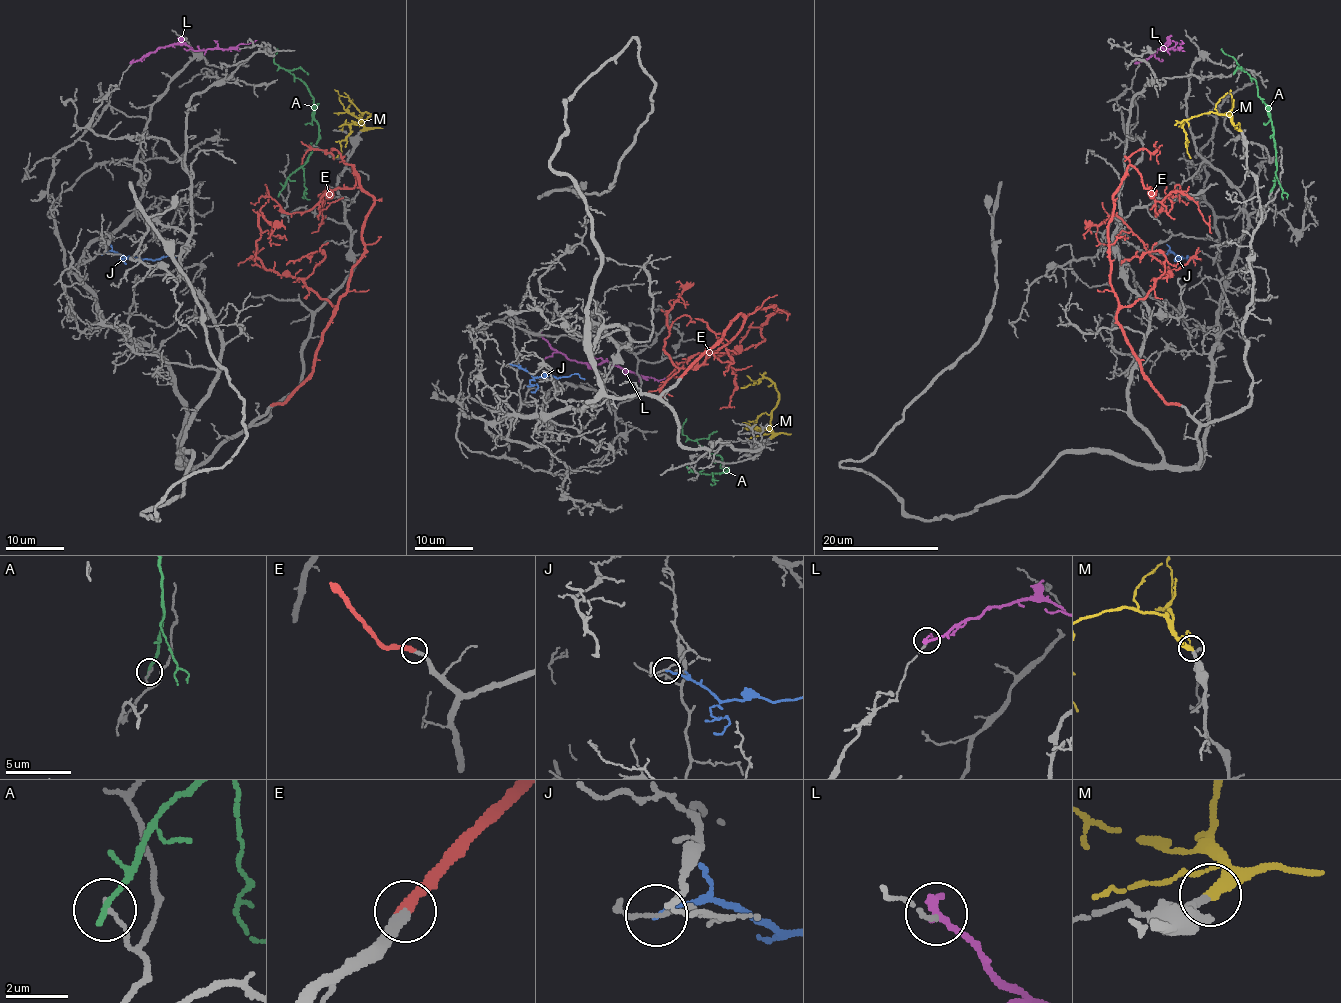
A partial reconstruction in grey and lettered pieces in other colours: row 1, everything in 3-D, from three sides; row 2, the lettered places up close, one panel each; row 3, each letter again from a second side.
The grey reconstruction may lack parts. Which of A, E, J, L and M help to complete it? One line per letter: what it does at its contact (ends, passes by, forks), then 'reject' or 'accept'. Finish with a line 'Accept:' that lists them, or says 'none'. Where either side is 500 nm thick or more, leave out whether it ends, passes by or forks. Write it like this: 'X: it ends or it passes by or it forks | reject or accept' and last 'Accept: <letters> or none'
A: it ends | reject
E: it ends | accept
J: it ends | reject
L: it ends | reject
M: it ends | accept
Accept: E, M

